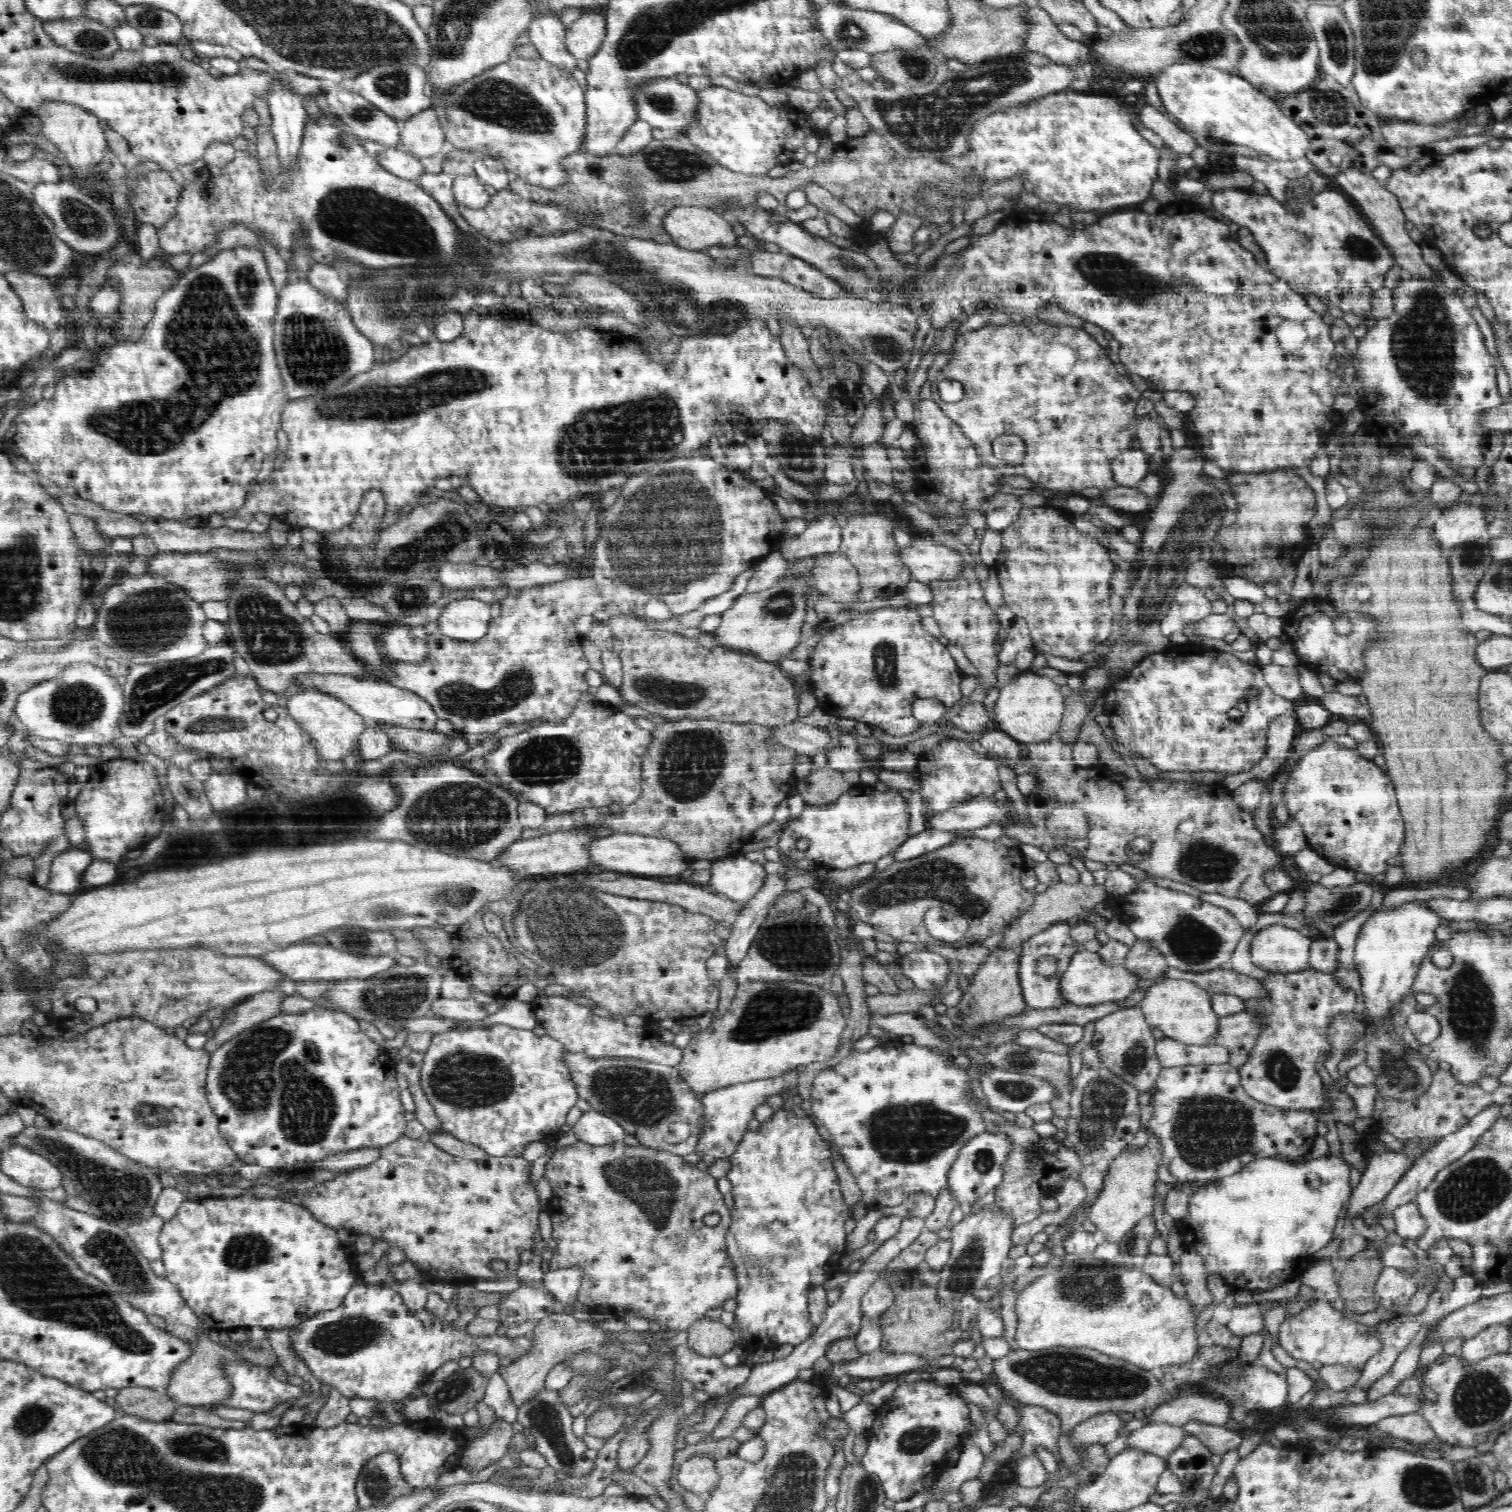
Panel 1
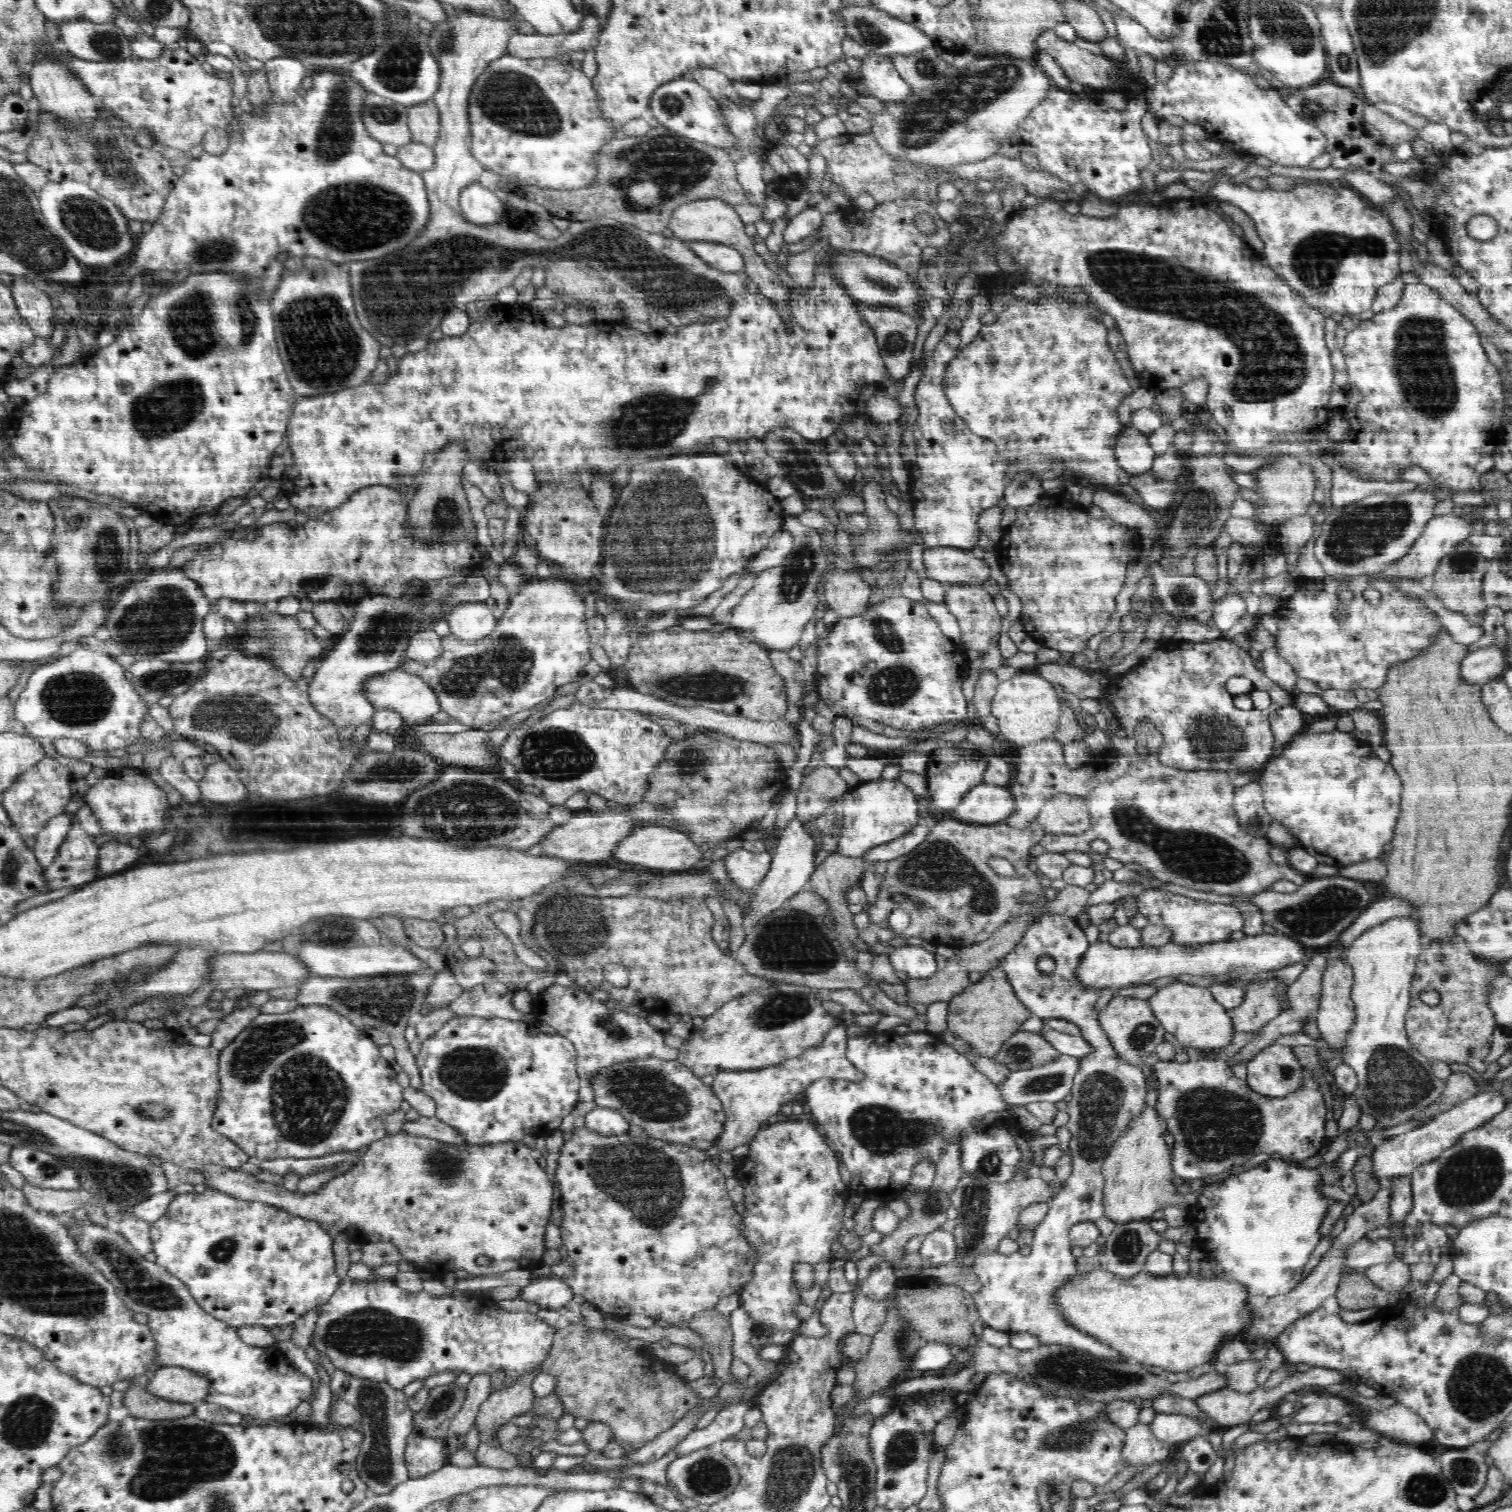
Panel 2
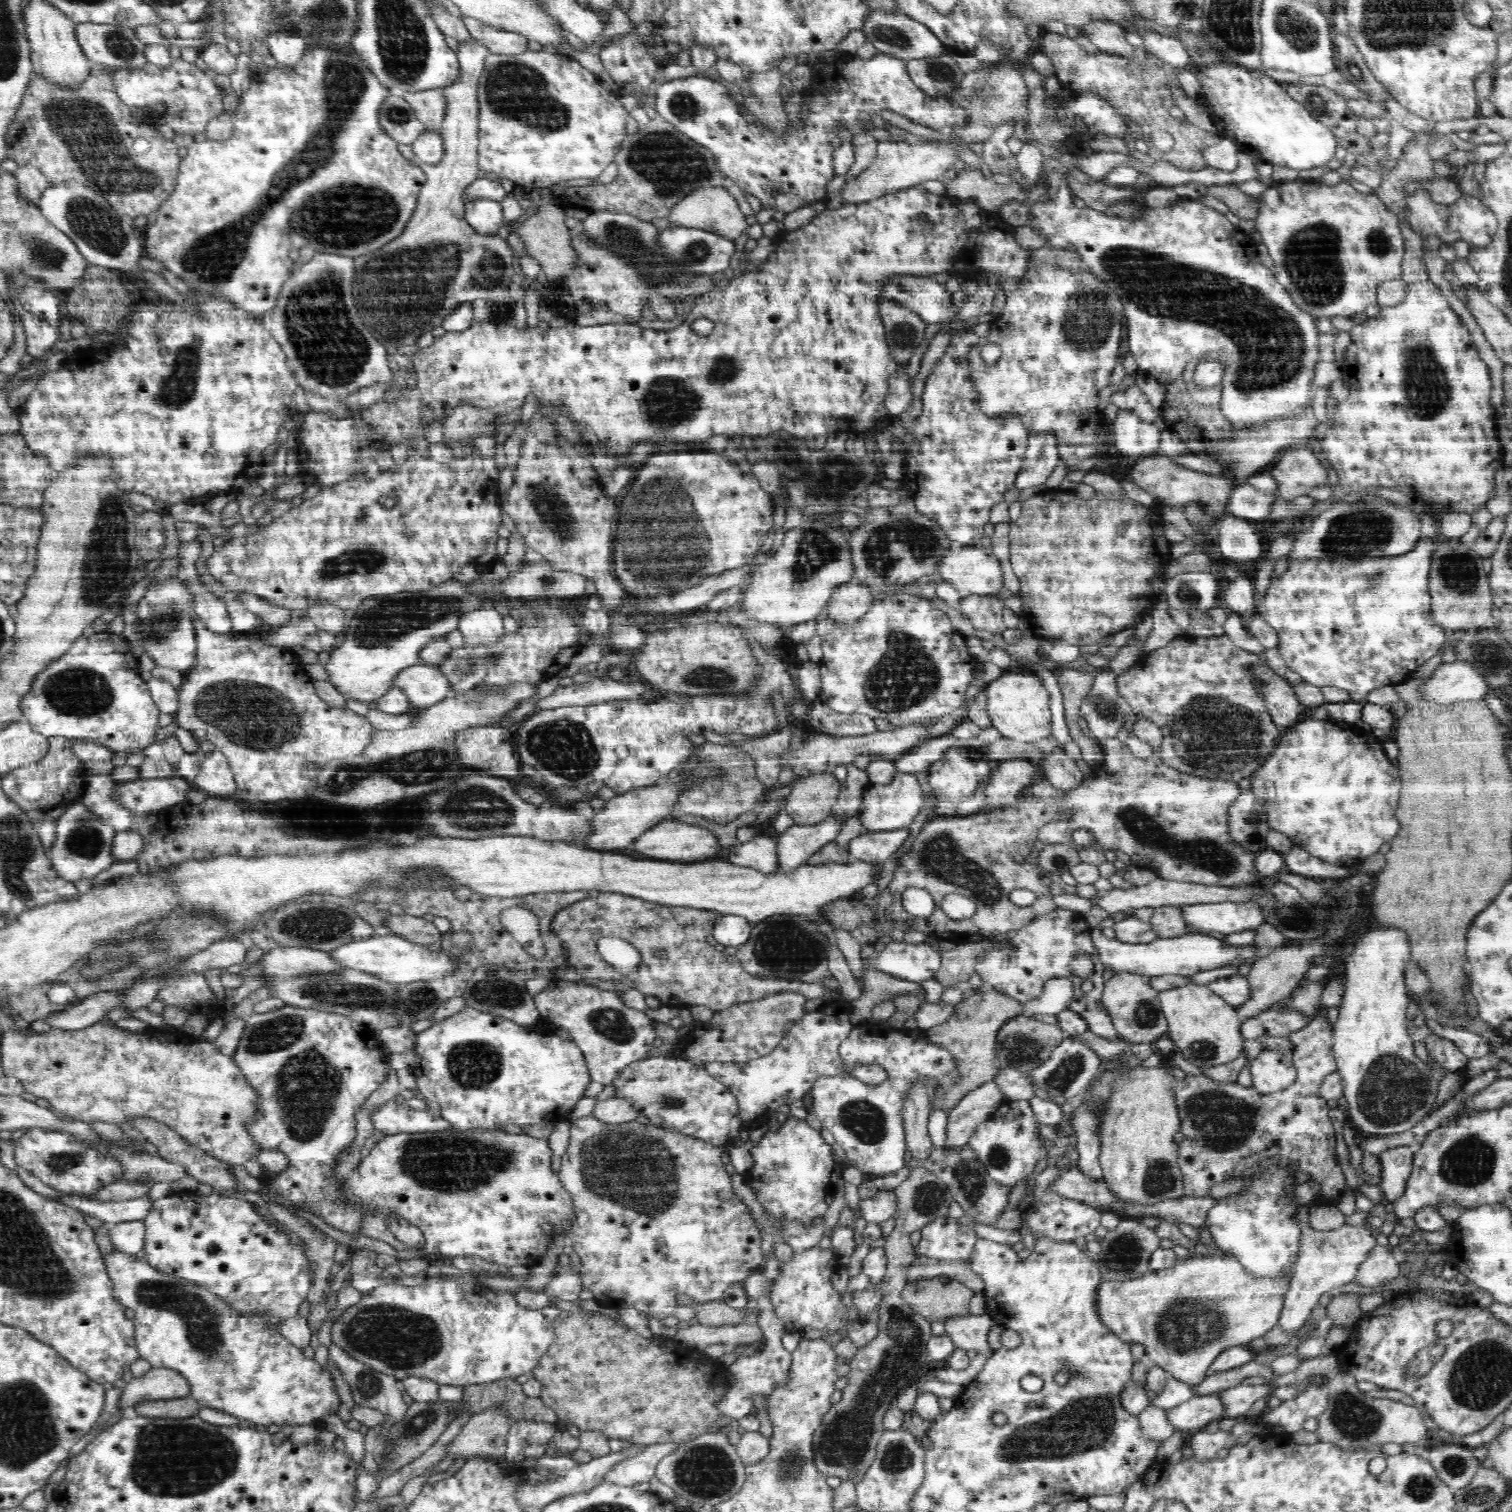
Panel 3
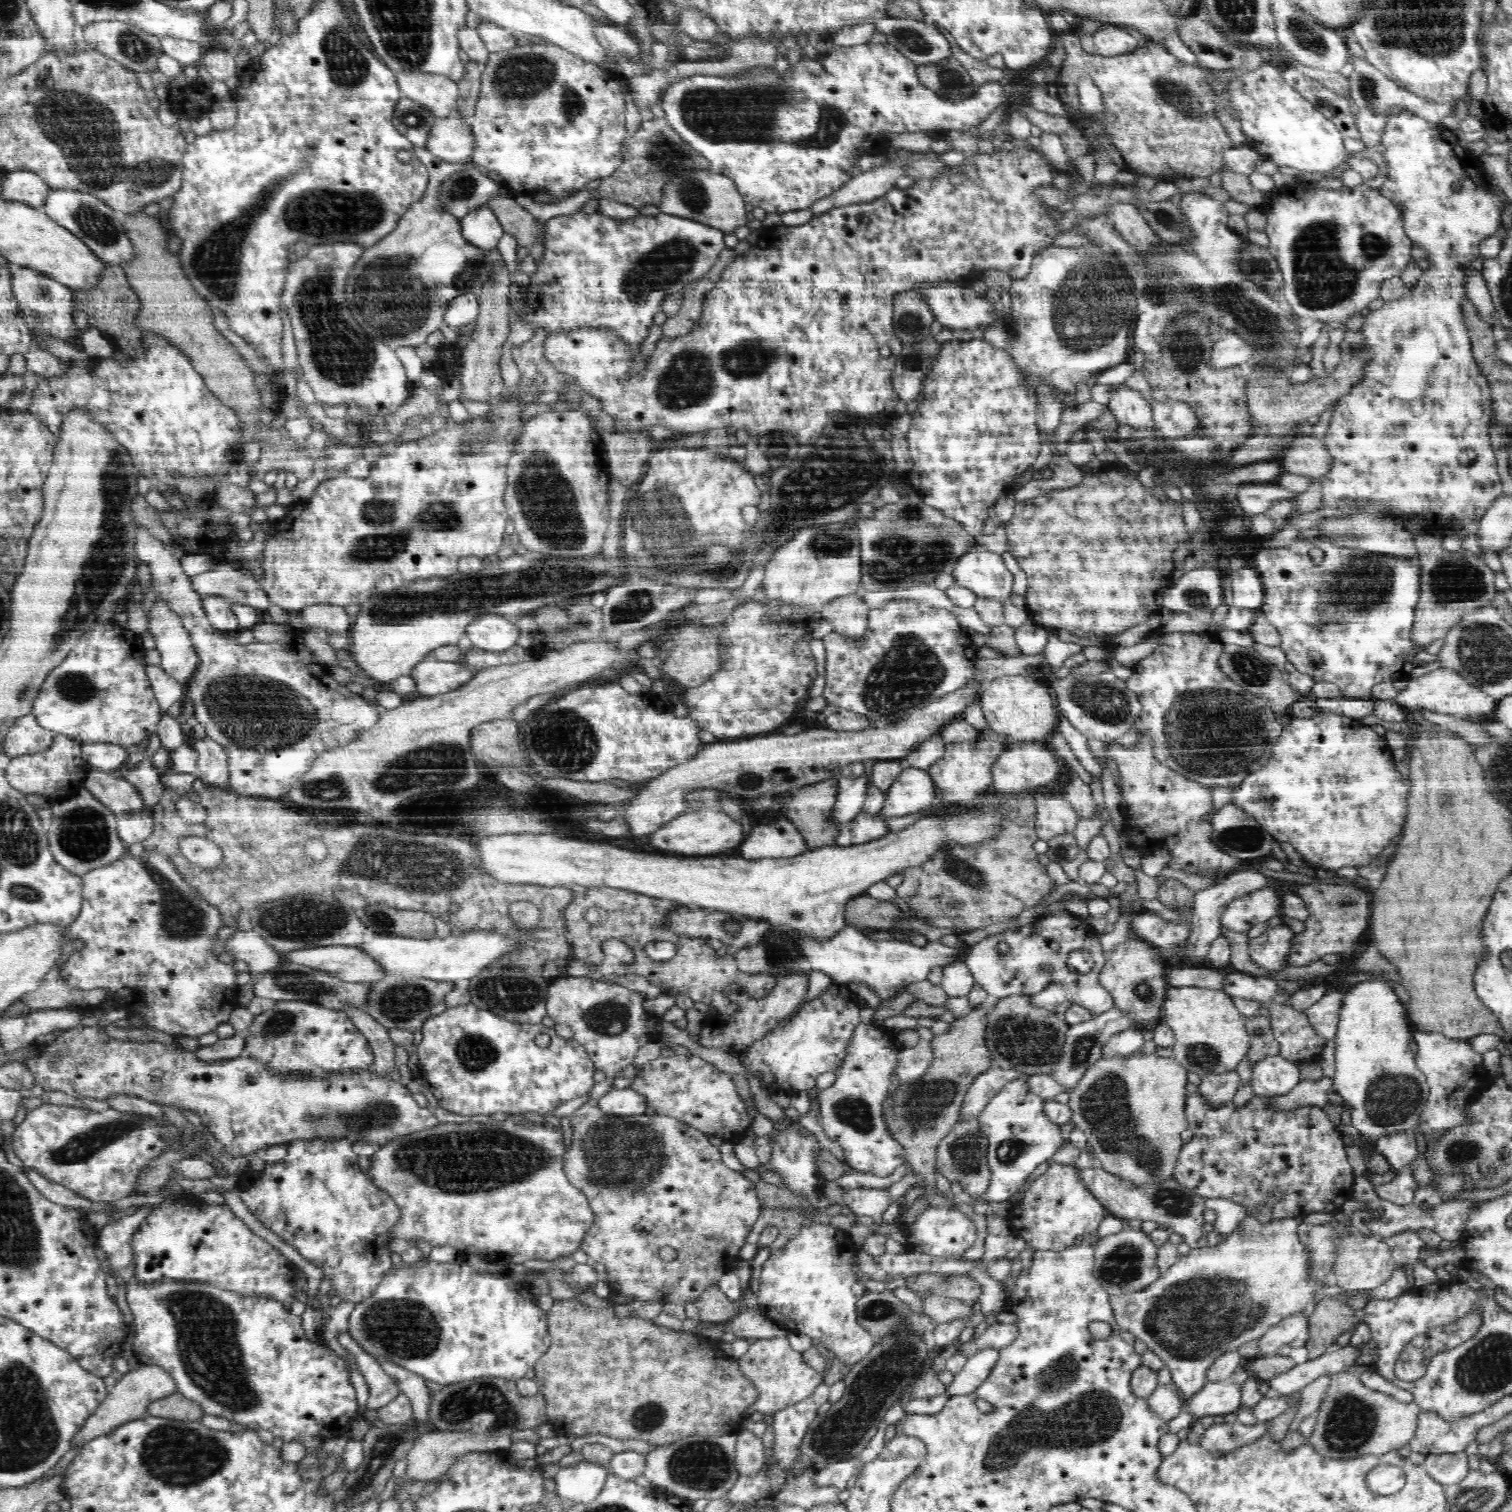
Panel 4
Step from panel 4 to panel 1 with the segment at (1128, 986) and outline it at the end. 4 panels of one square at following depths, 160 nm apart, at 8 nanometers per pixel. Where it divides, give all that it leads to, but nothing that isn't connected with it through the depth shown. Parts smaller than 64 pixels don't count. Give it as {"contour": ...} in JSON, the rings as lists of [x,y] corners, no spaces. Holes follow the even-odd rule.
{"contour":[[[1140,1006],[1120,1009],[1095,1022],[1096,1031],[1092,1039],[1094,1051],[1102,1059],[1102,1065],[1118,1078],[1133,1086],[1139,1093],[1153,1091],[1158,1074],[1163,1070],[1156,1057],[1155,1045],[1158,1040],[1152,1035]]]}

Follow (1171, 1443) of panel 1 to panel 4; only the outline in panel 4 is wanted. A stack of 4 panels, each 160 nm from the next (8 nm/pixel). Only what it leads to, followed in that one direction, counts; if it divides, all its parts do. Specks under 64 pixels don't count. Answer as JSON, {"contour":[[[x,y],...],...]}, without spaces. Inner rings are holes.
{"contour":[[[1224,1379],[1221,1381],[1207,1381],[1194,1396],[1191,1396],[1181,1406],[1181,1412],[1191,1414],[1195,1419],[1203,1416],[1225,1415],[1237,1412],[1241,1407],[1241,1386]]]}

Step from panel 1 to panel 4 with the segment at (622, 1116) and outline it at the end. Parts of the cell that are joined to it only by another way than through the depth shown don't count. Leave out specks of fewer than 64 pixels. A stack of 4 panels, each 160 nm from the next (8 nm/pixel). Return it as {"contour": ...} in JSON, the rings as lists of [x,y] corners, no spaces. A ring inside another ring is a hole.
{"contour":[[[676,1054],[669,1058],[660,1055],[637,1071],[629,1087],[646,1097],[647,1107],[655,1110],[656,1115],[683,1121],[706,1136],[733,1142],[751,1129],[752,1120],[745,1111],[744,1101],[738,1095],[731,1075],[720,1072],[695,1055]]]}

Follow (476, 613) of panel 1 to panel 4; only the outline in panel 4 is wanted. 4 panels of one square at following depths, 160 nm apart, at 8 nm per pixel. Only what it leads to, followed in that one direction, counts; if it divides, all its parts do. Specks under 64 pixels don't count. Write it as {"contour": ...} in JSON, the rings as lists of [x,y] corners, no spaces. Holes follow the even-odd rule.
{"contour":[[[485,614],[475,618],[466,633],[476,648],[488,652],[503,652],[516,646],[520,629],[504,615]]]}

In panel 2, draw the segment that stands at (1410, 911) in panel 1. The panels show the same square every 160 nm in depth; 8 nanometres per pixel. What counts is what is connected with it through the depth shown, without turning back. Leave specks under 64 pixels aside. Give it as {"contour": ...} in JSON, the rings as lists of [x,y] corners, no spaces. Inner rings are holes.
{"contour":[[[1390,918],[1382,924],[1365,930],[1348,947],[1347,959],[1354,971],[1354,985],[1351,1000],[1355,1004],[1355,1024],[1350,1035],[1346,1036],[1345,1048],[1342,1050],[1343,1063],[1348,1064],[1358,1075],[1358,1088],[1354,1098],[1362,1113],[1376,1119],[1376,1127],[1388,1129],[1410,1121],[1417,1112],[1433,1103],[1444,1090],[1445,1081],[1432,1073],[1429,1060],[1421,1053],[1412,1050],[1406,1033],[1406,1022],[1410,1003],[1411,986],[1414,979],[1418,956],[1423,951],[1420,946],[1420,924],[1416,918]]]}

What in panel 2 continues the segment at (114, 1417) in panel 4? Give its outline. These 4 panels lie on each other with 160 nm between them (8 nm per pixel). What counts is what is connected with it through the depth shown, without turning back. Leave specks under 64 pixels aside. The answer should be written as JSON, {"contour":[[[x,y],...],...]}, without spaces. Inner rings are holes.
{"contour":[[[160,1366],[149,1378],[145,1388],[168,1401],[192,1404],[208,1396],[210,1381],[194,1370],[179,1366]]]}

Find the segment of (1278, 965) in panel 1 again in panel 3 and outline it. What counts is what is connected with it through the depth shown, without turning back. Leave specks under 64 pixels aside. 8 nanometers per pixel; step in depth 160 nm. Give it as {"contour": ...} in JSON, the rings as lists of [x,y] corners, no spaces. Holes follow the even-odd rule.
{"contour":[[[1097,927],[1091,928],[1093,945],[1099,961],[1112,972],[1133,972],[1143,976],[1156,977],[1166,974],[1192,976],[1203,970],[1224,968],[1224,966],[1242,966],[1246,960],[1258,958],[1254,945],[1228,945],[1204,933],[1189,933],[1172,938],[1157,938],[1148,944],[1130,944],[1120,942],[1117,938],[1108,939]]]}

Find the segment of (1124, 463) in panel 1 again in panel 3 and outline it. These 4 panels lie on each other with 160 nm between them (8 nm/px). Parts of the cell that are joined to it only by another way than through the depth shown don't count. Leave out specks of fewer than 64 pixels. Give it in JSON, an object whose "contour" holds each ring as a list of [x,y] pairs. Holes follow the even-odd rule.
{"contour":[[[1118,410],[1110,436],[1110,449],[1116,458],[1142,459],[1158,452],[1161,432],[1150,422],[1142,422],[1131,410]]]}

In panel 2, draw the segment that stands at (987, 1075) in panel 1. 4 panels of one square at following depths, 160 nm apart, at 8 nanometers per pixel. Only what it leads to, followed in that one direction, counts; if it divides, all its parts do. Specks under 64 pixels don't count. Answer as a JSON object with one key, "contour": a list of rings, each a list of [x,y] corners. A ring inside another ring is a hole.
{"contour":[[[1062,1054],[1056,1061],[1032,1069],[1011,1072],[997,1087],[1008,1106],[1026,1106],[1033,1102],[1060,1102],[1073,1087],[1073,1078],[1080,1070],[1080,1059]]]}

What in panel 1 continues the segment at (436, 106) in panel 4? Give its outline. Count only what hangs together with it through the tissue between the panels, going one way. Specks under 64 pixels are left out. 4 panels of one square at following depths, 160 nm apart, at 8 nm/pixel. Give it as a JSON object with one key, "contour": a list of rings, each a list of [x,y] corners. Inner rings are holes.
{"contour":[[[431,107],[414,114],[401,125],[399,144],[404,144],[414,157],[433,157],[441,152],[445,134]]]}

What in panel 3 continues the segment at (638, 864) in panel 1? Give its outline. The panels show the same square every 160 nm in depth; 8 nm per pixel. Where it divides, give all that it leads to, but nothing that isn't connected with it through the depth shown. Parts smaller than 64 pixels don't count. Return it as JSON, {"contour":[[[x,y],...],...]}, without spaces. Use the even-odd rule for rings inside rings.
{"contour":[[[666,818],[654,828],[642,833],[633,842],[634,850],[638,854],[644,854],[646,859],[670,860],[674,862],[698,862],[704,861],[710,854],[716,854],[718,848],[717,838],[704,827],[682,823],[675,818]]]}

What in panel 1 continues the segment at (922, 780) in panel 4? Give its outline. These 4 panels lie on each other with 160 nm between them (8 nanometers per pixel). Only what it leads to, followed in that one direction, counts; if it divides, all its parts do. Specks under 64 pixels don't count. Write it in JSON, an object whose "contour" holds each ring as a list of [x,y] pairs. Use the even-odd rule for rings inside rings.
{"contour":[[[859,783],[833,803],[821,807],[806,805],[798,818],[788,821],[782,828],[778,849],[793,861],[813,860],[816,867],[821,865],[827,870],[875,863],[908,838],[910,810],[907,801],[898,790],[878,792]],[[802,838],[810,840],[810,846],[805,851],[796,848],[796,842]]]}

